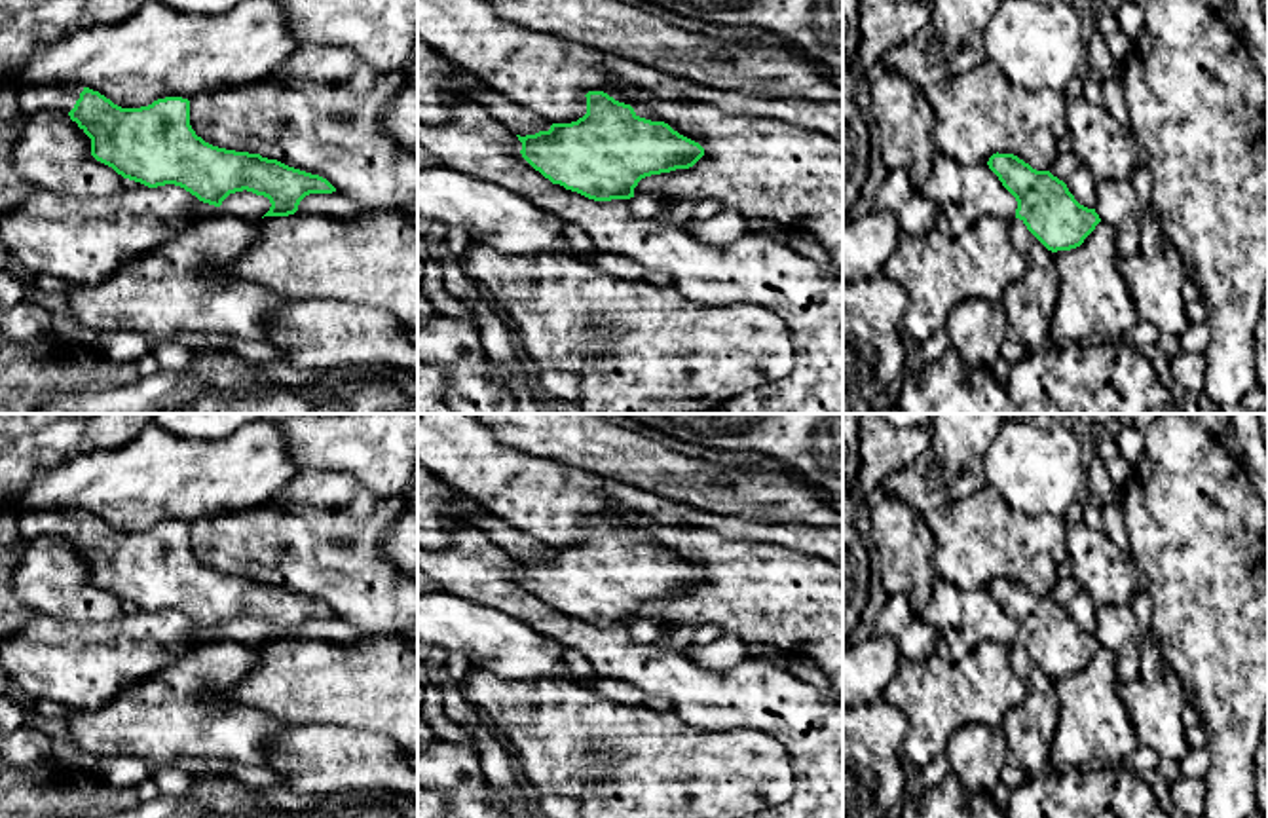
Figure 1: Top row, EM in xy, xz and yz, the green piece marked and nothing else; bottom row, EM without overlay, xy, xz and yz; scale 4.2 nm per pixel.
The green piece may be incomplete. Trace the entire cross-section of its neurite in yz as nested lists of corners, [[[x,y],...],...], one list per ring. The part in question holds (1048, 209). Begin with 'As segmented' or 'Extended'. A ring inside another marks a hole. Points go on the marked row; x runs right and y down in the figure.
As segmented. [[[998,152],[989,158],[987,165],[1016,197],[1016,218],[1048,251],[1080,247],[1101,222],[1095,209],[1080,205],[1067,184],[1050,171],[1036,171],[1014,154]]]

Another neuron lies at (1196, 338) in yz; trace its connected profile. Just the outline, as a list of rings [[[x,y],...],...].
[[[1190,323],[1184,334],[1179,336],[1181,353],[1188,355],[1203,355],[1211,342],[1211,325],[1205,323]]]

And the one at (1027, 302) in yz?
[[[1019,218],[1010,220],[1010,241],[1023,258],[1025,271],[1000,298],[1006,338],[1023,344],[1029,351],[1042,351],[1052,345],[1048,328],[1059,294],[1054,252]]]

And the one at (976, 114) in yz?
[[[995,65],[951,76],[949,80],[923,89],[934,114],[936,150],[962,167],[987,163],[993,154],[1014,154],[1036,171],[1050,171],[1059,156],[1057,140],[1069,133],[1063,120],[1067,102],[1063,91],[1042,87],[1029,91],[1014,85]]]

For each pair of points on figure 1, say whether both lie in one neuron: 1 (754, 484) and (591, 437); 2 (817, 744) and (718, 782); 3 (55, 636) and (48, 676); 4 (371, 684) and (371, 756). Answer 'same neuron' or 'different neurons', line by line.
1: same neuron
2: different neurons
3: same neuron
4: different neurons

